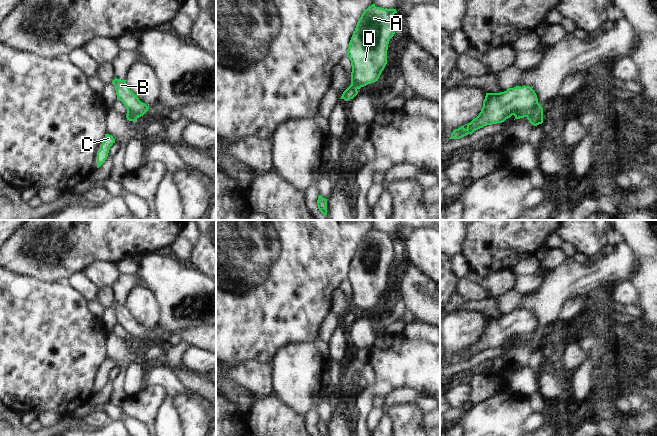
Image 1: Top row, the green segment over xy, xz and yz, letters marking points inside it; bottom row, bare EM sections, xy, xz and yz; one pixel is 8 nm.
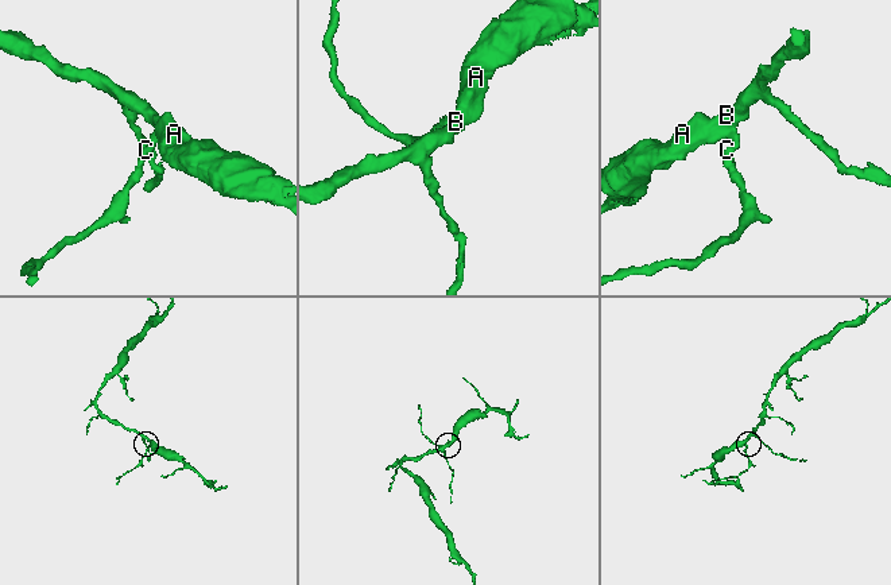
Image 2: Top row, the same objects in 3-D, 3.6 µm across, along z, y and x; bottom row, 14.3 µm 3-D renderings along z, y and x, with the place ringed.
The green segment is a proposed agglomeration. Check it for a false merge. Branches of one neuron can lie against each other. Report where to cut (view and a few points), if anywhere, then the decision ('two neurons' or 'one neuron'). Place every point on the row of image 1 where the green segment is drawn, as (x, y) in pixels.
yz (537, 102), (533, 110), (526, 116) | two neurons

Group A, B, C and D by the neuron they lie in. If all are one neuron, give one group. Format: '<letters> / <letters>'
A B D / C

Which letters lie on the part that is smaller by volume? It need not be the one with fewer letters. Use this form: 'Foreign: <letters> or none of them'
Foreign: C

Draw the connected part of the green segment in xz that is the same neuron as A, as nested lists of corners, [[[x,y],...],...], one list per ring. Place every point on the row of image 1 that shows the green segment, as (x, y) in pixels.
[[[369,6],[357,22],[349,42],[351,84],[359,89],[378,81],[387,64],[387,50],[394,36],[392,17],[396,9]]]

